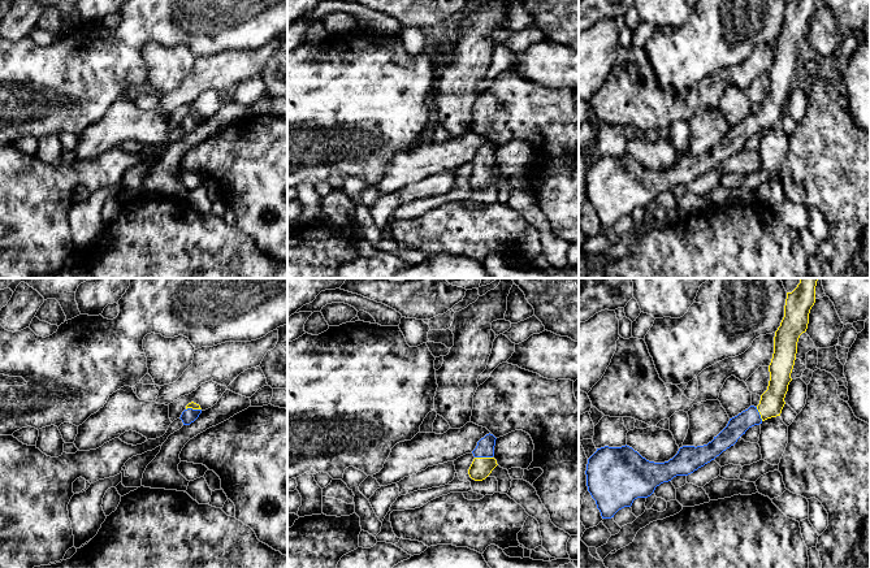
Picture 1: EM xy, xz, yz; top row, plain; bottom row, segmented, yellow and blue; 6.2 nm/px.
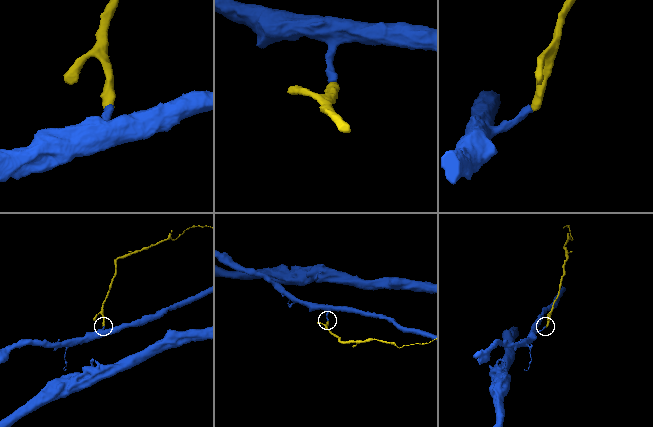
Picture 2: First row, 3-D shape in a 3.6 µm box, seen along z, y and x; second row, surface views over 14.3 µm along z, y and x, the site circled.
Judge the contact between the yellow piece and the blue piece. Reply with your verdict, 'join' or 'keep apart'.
join

